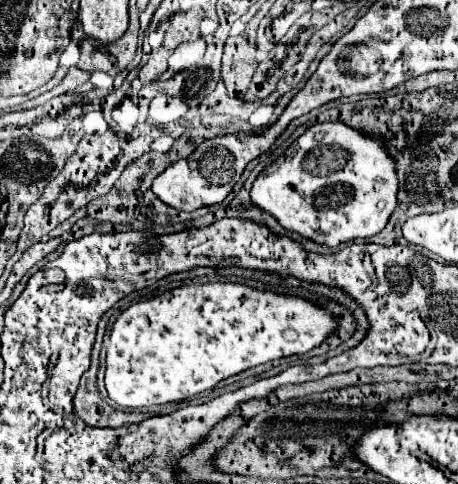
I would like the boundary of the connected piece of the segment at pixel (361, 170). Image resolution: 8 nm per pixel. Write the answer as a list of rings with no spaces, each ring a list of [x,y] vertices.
[[[341,121],[315,123],[291,143],[283,157],[259,173],[251,187],[251,205],[273,215],[283,229],[299,233],[303,239],[325,247],[339,247],[353,239],[371,237],[387,225],[397,205],[397,185],[395,161],[385,151],[381,139],[365,137]]]

